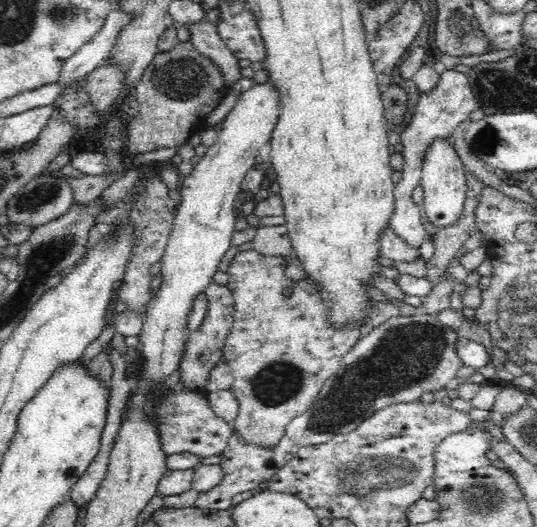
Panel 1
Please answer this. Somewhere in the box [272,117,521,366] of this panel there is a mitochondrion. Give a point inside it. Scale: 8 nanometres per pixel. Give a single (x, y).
(486, 140)

